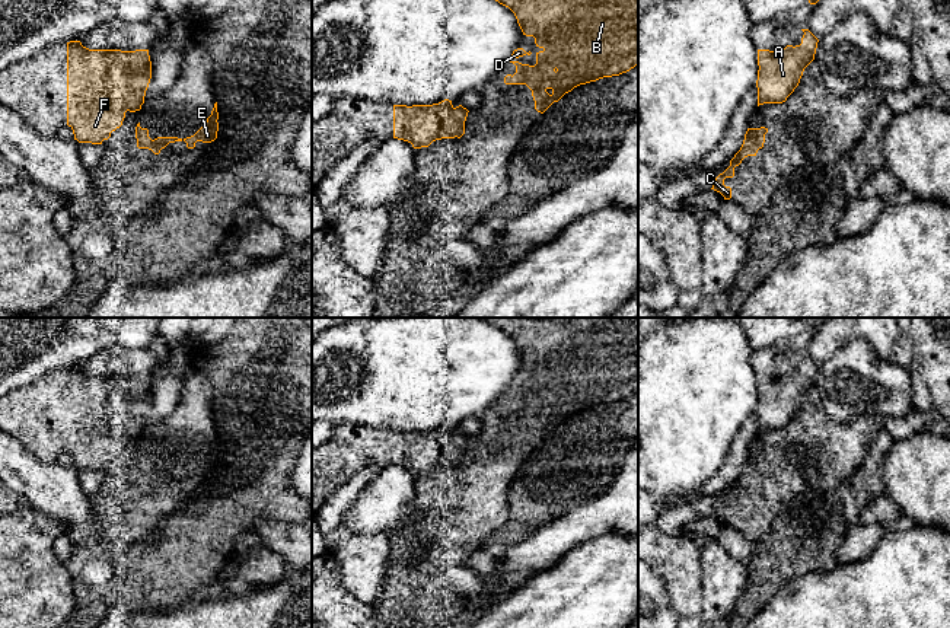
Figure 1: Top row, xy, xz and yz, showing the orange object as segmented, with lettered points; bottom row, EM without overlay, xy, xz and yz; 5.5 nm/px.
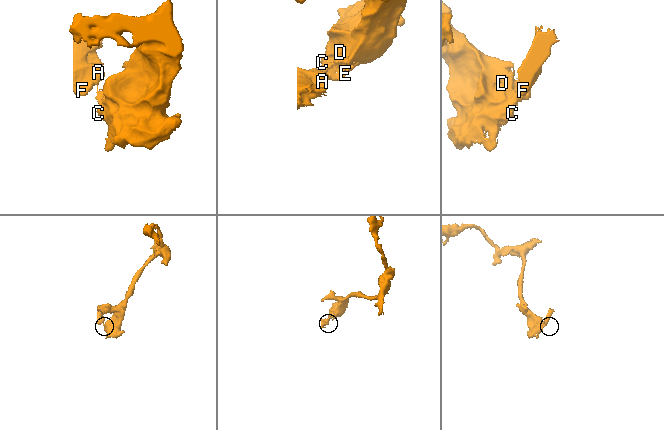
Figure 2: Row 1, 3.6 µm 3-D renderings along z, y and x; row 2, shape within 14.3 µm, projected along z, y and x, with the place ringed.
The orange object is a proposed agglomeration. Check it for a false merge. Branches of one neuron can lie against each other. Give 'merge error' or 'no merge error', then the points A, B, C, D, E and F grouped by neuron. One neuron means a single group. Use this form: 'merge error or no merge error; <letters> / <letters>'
merge error; A F / B C D E

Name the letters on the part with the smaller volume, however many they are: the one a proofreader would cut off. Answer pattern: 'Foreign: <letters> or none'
Foreign: A, F

